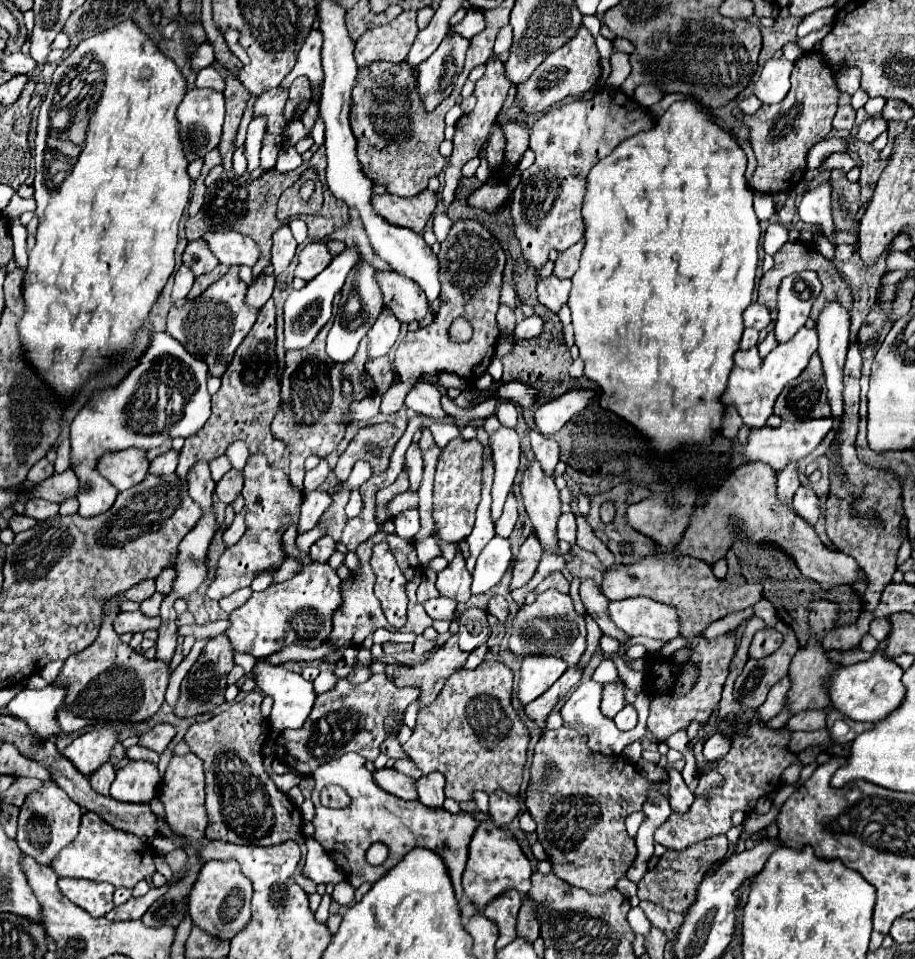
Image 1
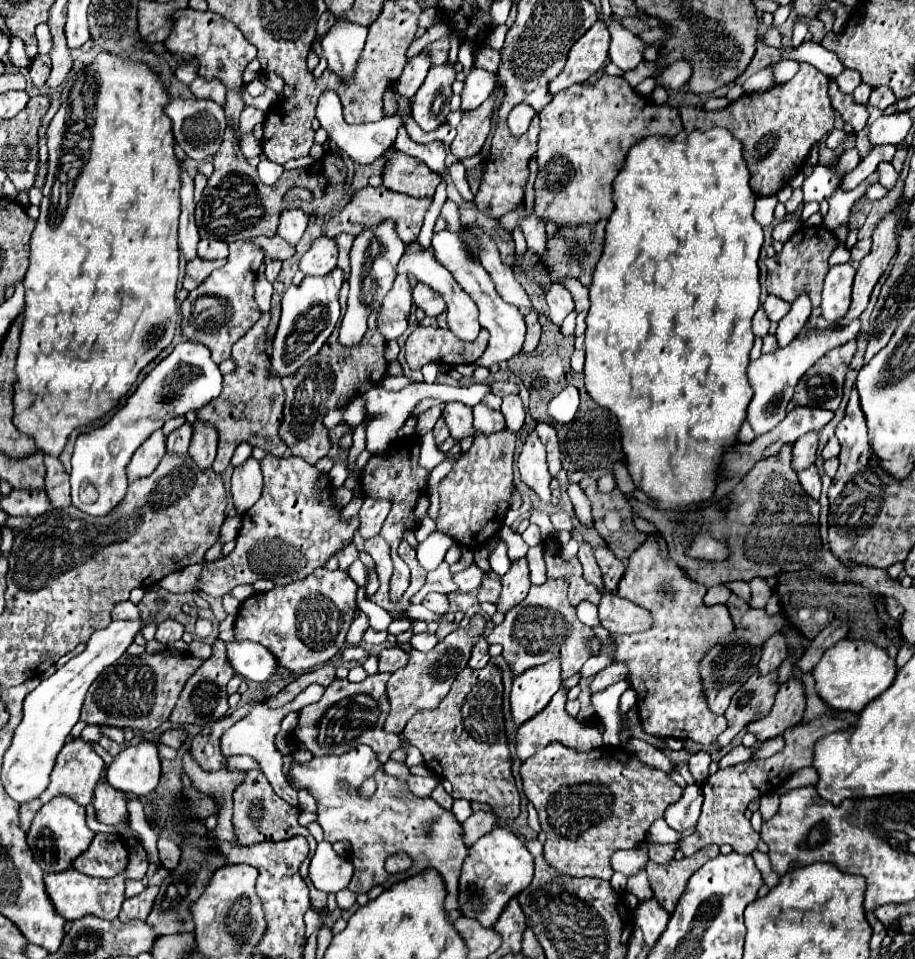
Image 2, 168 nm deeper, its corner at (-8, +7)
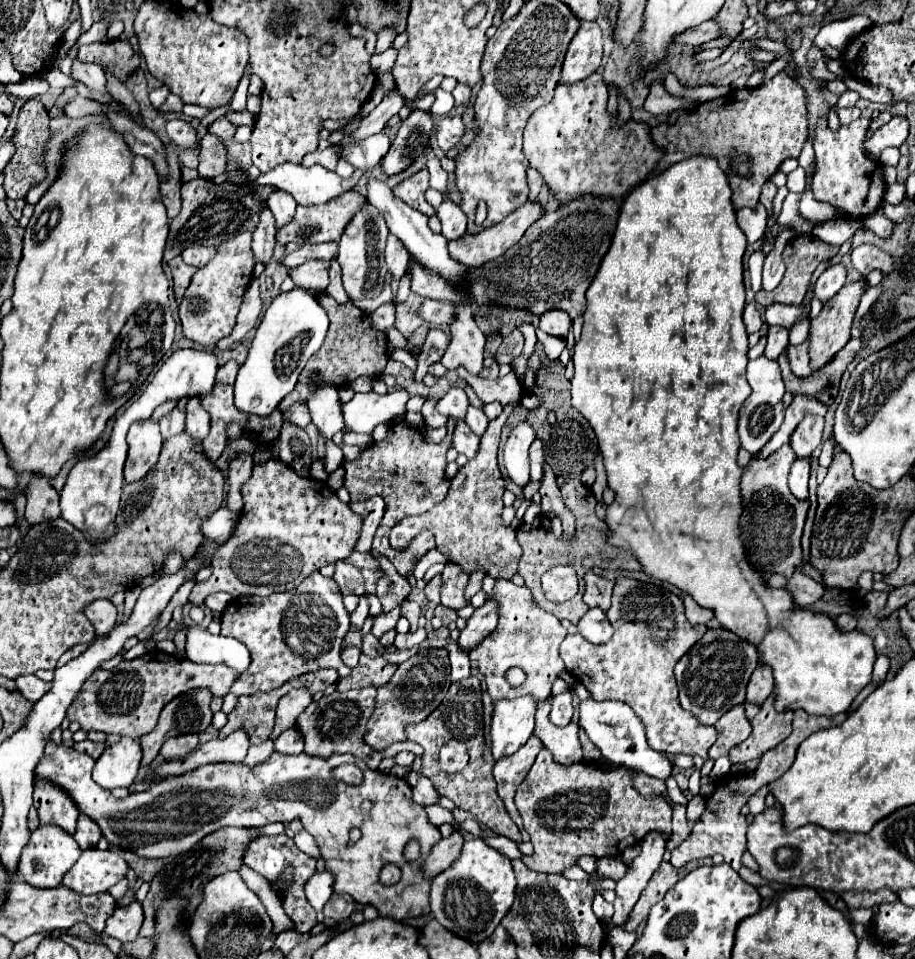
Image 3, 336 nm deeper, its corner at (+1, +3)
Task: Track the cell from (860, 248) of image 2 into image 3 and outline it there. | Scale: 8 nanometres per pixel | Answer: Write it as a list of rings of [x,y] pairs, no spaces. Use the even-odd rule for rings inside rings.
[[[859,245],[851,251],[851,261],[853,261],[853,267],[861,273],[861,275],[867,275],[871,271],[881,271],[887,275],[893,273],[893,257],[885,251],[881,251],[879,247],[875,245]]]

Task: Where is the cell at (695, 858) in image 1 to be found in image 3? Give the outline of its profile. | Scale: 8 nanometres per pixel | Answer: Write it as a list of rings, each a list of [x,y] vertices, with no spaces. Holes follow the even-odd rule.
[[[705,858],[701,861],[691,861],[681,869],[675,869],[671,863],[661,863],[659,869],[653,873],[653,877],[649,879],[647,887],[643,889],[639,901],[635,903],[633,911],[629,913],[629,921],[623,925],[625,931],[635,931],[635,927],[649,915],[649,909],[663,899],[663,895],[679,881],[683,879],[687,873],[698,868],[700,865],[713,865],[712,858]]]

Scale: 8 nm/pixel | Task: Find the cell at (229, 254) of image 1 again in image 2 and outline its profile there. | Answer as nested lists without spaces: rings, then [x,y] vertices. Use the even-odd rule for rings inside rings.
[[[274,235],[274,237],[254,237],[252,243],[258,243],[258,247],[262,247],[264,255],[268,259],[286,261],[286,259],[290,259],[294,255],[294,247],[284,243],[278,235]]]

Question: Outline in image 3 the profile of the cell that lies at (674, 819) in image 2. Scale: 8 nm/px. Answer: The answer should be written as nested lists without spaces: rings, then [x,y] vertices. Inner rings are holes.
[[[651,833],[641,841],[641,853],[633,859],[633,863],[627,867],[625,877],[619,879],[617,887],[615,887],[615,895],[617,895],[617,899],[613,903],[613,907],[615,907],[613,923],[615,925],[623,925],[627,921],[641,891],[645,889],[647,881],[651,879],[651,875],[663,861],[663,853],[665,853],[663,835]]]

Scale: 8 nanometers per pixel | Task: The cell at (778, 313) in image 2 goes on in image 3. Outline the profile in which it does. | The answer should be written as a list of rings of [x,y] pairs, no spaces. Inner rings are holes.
[[[775,303],[773,307],[767,307],[767,325],[779,325],[785,327],[787,331],[793,329],[793,325],[801,319],[801,317],[809,317],[809,311],[805,311],[803,305],[783,305],[783,303]]]

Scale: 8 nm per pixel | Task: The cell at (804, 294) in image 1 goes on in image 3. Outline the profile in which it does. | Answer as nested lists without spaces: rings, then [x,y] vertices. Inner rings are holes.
[[[773,327],[767,333],[767,347],[765,347],[763,355],[767,359],[777,359],[787,345],[789,345],[789,331],[783,327]]]

